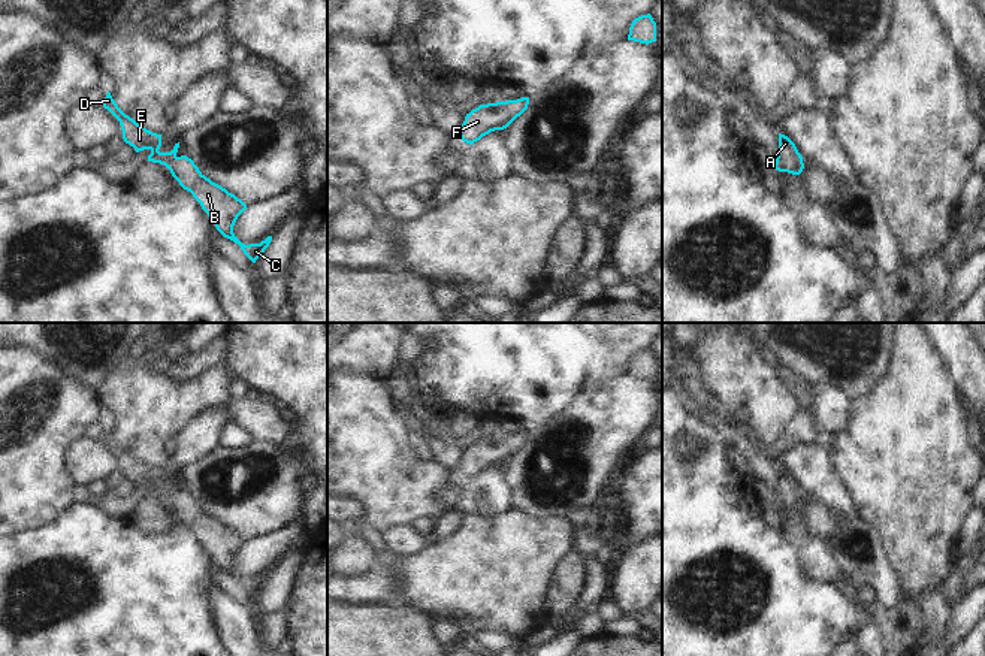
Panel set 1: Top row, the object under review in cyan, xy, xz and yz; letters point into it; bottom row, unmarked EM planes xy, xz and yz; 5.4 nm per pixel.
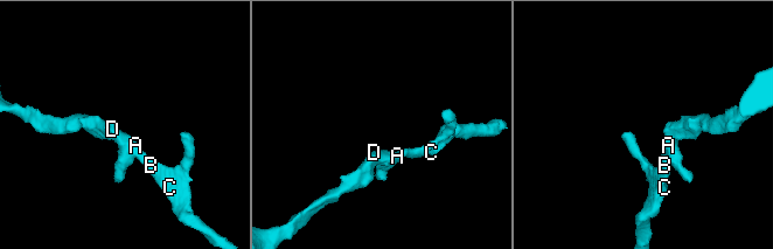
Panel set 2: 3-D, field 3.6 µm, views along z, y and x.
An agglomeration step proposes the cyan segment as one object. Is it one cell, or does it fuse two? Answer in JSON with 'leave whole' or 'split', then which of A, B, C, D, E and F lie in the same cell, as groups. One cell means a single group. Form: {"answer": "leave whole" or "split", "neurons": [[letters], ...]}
{"answer": "leave whole", "neurons": [["A", "B", "C", "D", "E", "F"]]}

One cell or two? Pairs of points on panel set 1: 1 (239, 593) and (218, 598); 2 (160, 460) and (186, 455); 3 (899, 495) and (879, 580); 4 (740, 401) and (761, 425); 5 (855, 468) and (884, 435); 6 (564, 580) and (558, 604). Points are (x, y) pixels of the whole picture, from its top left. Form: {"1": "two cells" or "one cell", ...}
{"1": "two cells", "2": "two cells", "3": "two cells", "4": "one cell", "5": "one cell", "6": "one cell"}

